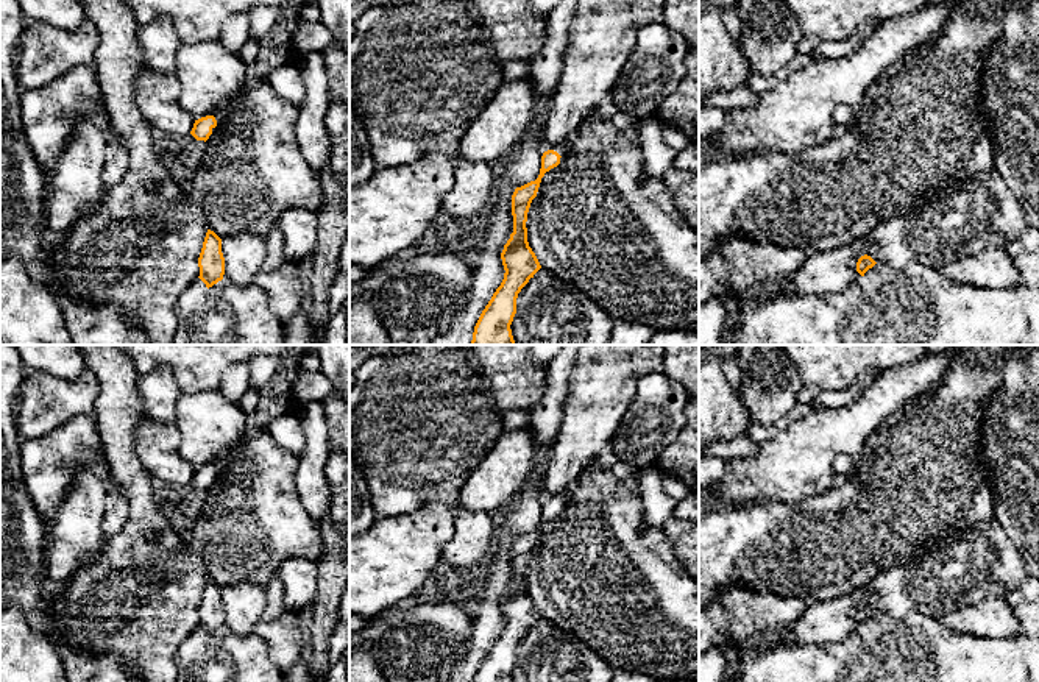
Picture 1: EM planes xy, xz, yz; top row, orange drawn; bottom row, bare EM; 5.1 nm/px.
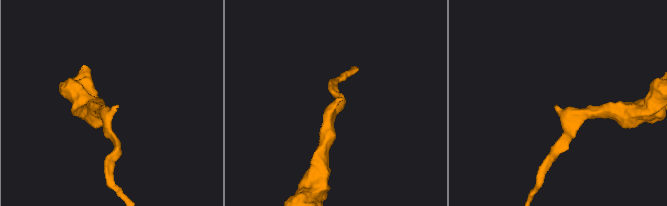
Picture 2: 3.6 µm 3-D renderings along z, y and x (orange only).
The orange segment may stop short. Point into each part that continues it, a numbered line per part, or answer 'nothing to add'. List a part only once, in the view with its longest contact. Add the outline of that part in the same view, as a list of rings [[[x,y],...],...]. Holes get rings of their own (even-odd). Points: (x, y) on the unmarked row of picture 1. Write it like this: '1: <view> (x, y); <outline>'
1: xz (562, 498); [[[568,488],[566,492],[563,492],[560,495],[555,495],[551,499],[557,501],[562,506],[560,507],[560,513],[562,513],[563,512],[563,507],[568,504],[569,498],[571,498],[571,492]]]

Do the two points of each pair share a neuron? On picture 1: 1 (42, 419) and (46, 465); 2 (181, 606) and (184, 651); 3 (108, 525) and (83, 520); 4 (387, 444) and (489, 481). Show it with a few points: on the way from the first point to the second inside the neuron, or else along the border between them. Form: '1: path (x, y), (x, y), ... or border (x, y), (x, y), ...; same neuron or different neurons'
1: border (77, 417), (41, 436), (22, 440); different neurons
2: border (183, 642), (178, 650), (177, 665); different neurons
3: border (106, 489), (106, 507), (102, 522), (105, 537); different neurons
4: border (493, 444), (460, 489), (459, 504), (464, 509); different neurons

